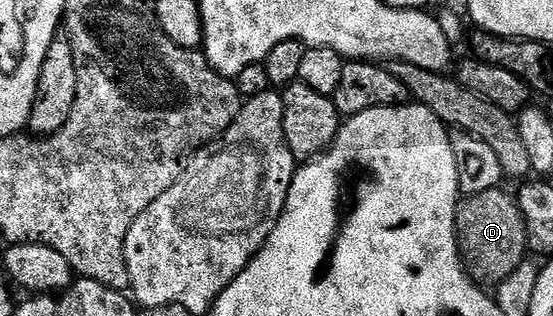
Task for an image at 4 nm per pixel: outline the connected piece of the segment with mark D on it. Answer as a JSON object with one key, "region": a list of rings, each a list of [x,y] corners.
{"region":[[[500,187],[481,191],[472,197],[464,196],[455,212],[455,236],[459,238],[459,255],[463,259],[463,268],[467,270],[467,276],[472,282],[480,287],[498,287],[502,281],[509,279],[509,275],[513,275],[513,271],[517,271],[517,267],[525,264],[526,257],[523,256],[528,256],[529,253],[521,207],[516,194],[506,193],[505,189]]]}

